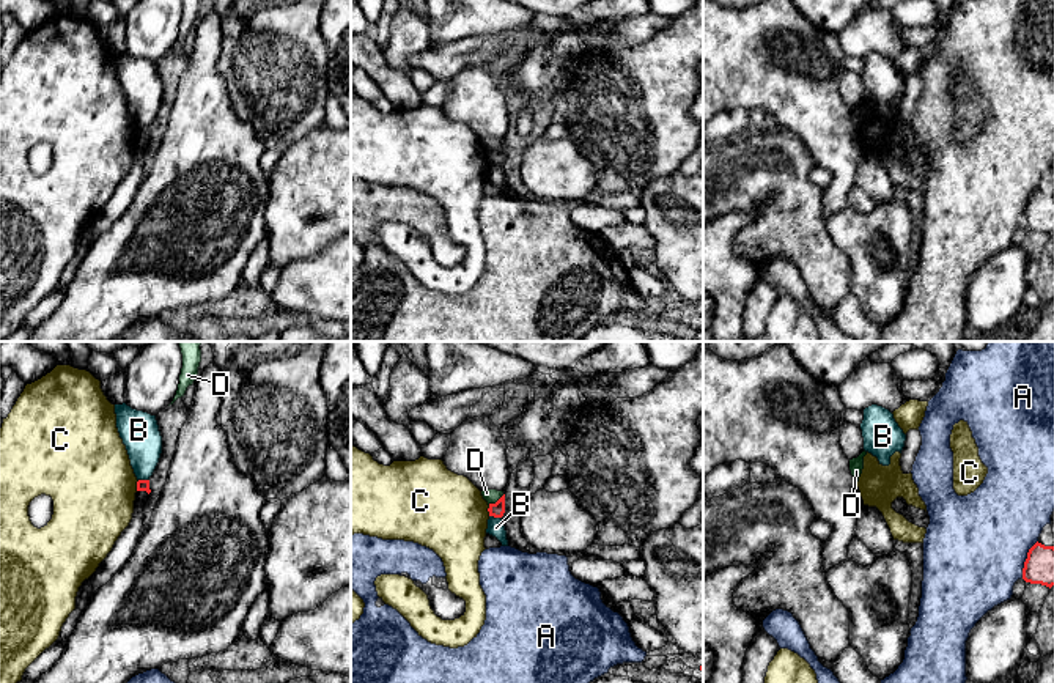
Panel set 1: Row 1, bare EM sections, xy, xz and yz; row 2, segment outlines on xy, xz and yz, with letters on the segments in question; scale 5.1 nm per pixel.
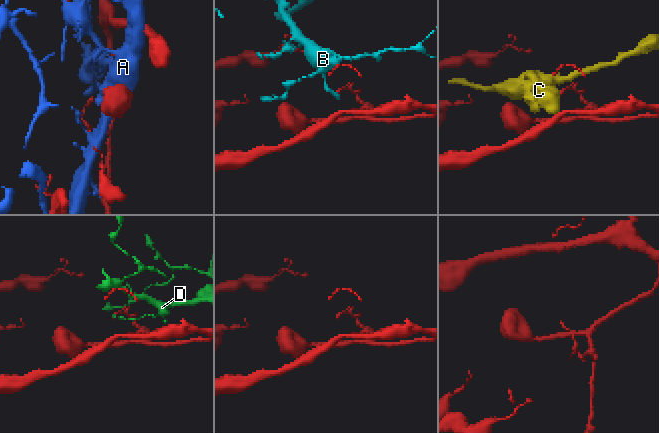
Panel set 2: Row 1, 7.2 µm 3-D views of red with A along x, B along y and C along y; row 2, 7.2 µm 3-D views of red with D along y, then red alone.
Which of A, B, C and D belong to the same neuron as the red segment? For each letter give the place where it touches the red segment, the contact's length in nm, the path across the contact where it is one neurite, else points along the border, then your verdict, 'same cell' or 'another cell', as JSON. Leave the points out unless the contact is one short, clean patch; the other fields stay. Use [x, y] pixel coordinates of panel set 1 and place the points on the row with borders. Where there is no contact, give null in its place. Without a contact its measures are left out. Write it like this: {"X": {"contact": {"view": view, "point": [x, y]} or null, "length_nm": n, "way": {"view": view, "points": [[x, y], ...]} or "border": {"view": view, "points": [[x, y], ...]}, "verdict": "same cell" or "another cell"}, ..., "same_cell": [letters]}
{"A": {"contact": {"view": "yz", "point": [1026, 559]}, "length_nm": 200, "verdict": "another cell"}, "B": {"contact": {"view": "xz", "point": [496, 516]}, "length_nm": 70, "border": {"view": "xz", "points": [[490, 515], [501, 518]]}, "verdict": "another cell"}, "C": {"contact": {"view": "xy", "point": [137, 485]}, "length_nm": 60, "verdict": "another cell"}, "D": {"contact": {"view": "xz", "point": [497, 501]}, "length_nm": 100, "verdict": "another cell"}, "same_cell": []}

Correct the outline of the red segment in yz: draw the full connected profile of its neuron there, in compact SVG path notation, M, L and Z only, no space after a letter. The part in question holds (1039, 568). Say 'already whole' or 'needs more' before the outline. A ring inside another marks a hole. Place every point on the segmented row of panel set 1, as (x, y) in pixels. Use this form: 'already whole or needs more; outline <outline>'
already whole; outline M1035 543L1024 562L1023 579L1030 584L1054 585L1054 546Z

